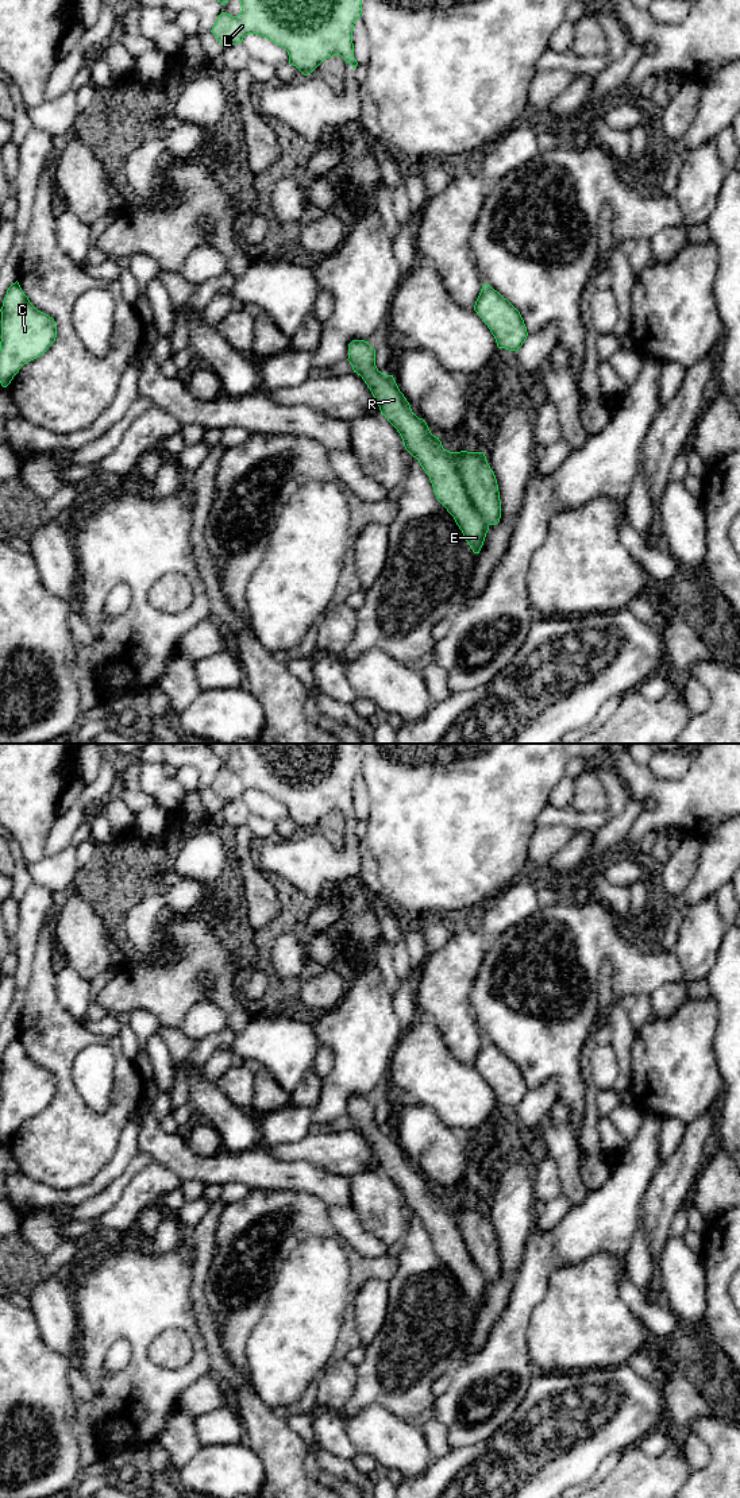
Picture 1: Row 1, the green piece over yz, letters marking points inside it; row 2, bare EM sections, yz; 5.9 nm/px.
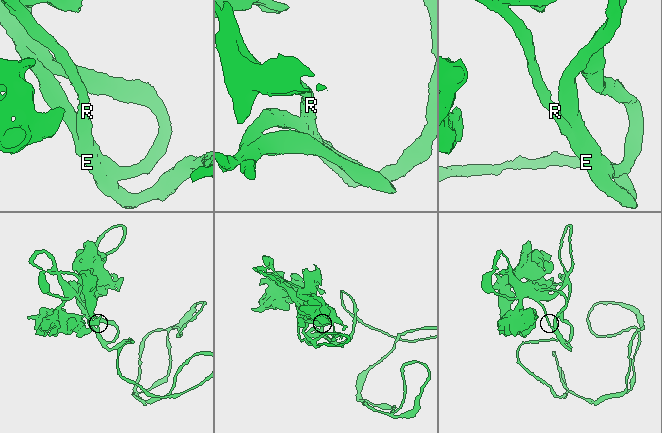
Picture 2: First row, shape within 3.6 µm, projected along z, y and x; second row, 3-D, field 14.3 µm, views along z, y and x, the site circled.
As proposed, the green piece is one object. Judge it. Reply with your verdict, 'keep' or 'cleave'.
keep

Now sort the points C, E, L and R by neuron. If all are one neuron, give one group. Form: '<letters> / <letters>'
C E L R

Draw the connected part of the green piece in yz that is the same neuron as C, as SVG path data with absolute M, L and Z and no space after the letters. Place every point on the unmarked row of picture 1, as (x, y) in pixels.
M18 1036L8 1043L0 1067L0 1139L7 1143L24 1120L55 1097L57 1081L30 1058Z

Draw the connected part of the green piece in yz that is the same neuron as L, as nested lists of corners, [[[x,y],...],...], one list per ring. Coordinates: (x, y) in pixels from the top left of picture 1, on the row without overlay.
[[[205,744],[221,761],[226,761],[232,750],[239,757],[242,767],[238,772],[221,768],[211,788],[223,803],[242,799],[248,789],[267,794],[284,803],[289,811],[289,819],[296,822],[304,831],[311,830],[324,815],[340,811],[347,819],[356,825],[354,814],[352,787],[354,780],[362,769],[361,744]]]

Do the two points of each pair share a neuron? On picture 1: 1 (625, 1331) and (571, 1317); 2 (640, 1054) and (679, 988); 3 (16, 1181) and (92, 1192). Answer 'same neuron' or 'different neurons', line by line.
1: same neuron
2: different neurons
3: same neuron

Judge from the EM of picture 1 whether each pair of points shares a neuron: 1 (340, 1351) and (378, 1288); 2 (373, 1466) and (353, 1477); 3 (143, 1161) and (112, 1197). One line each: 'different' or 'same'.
1: different
2: different
3: same

